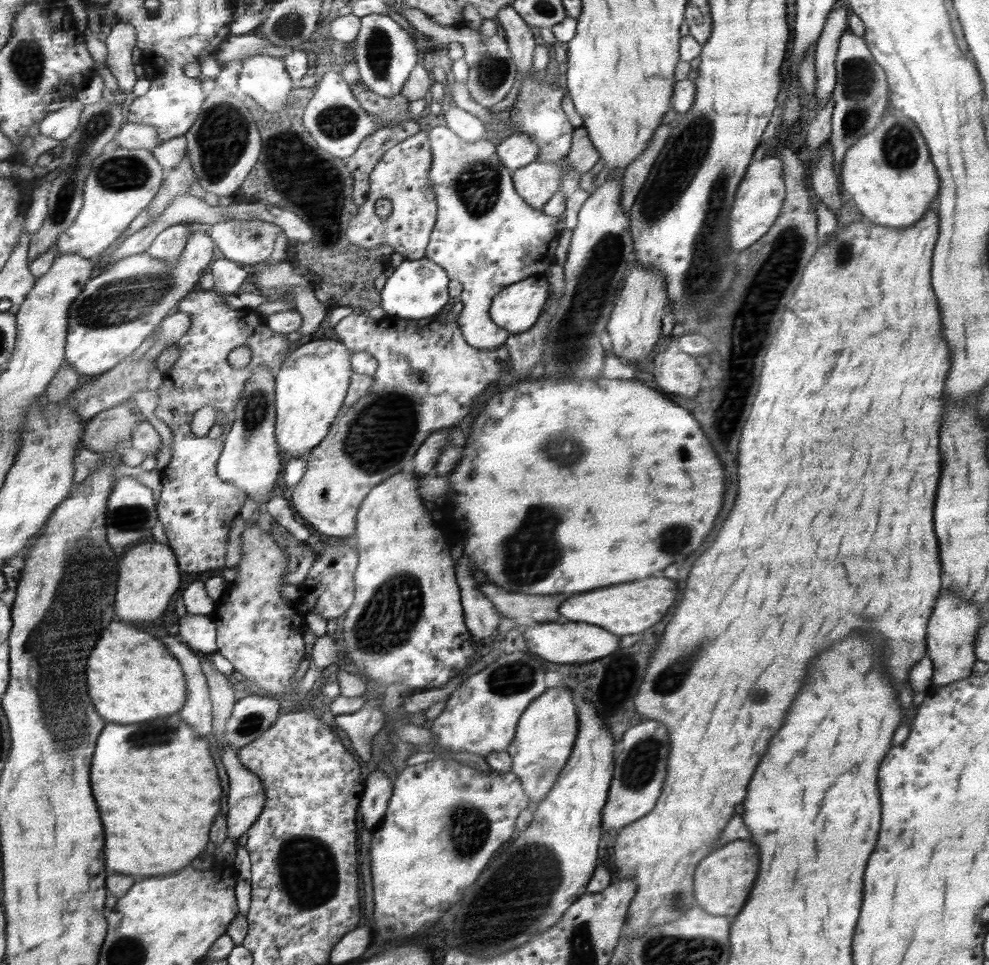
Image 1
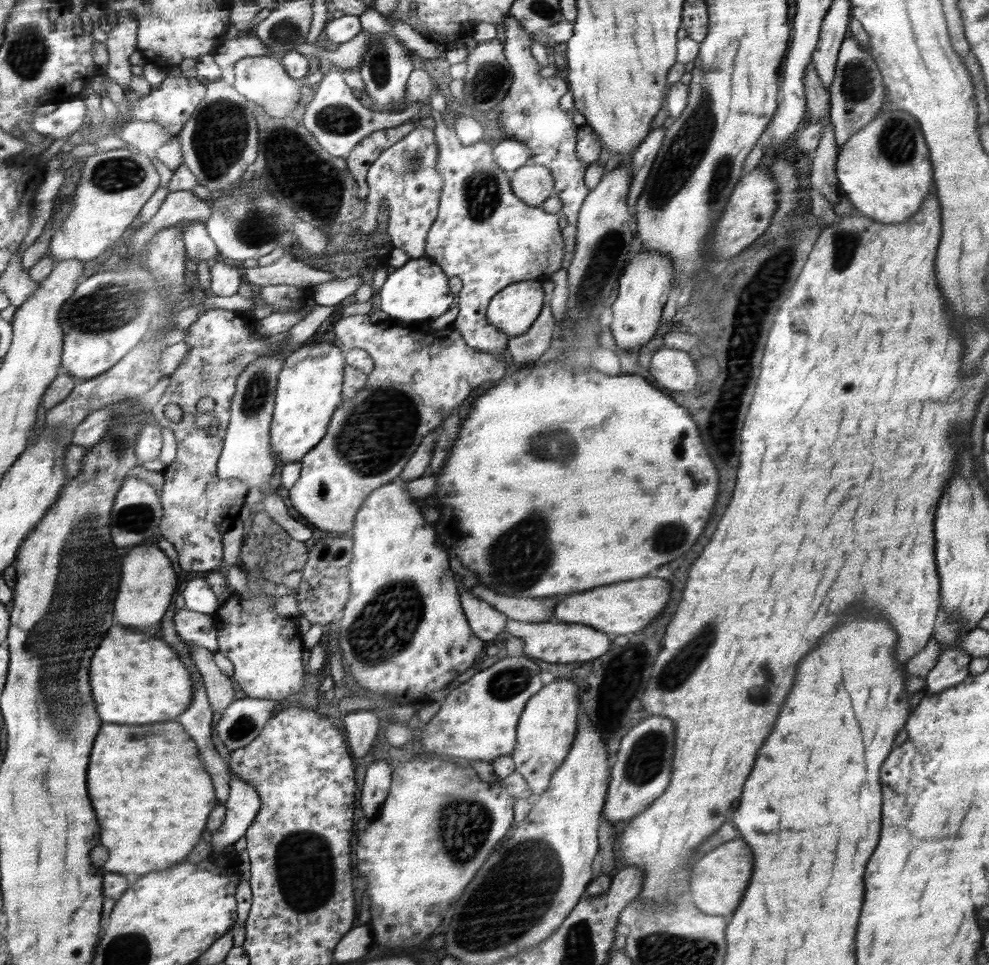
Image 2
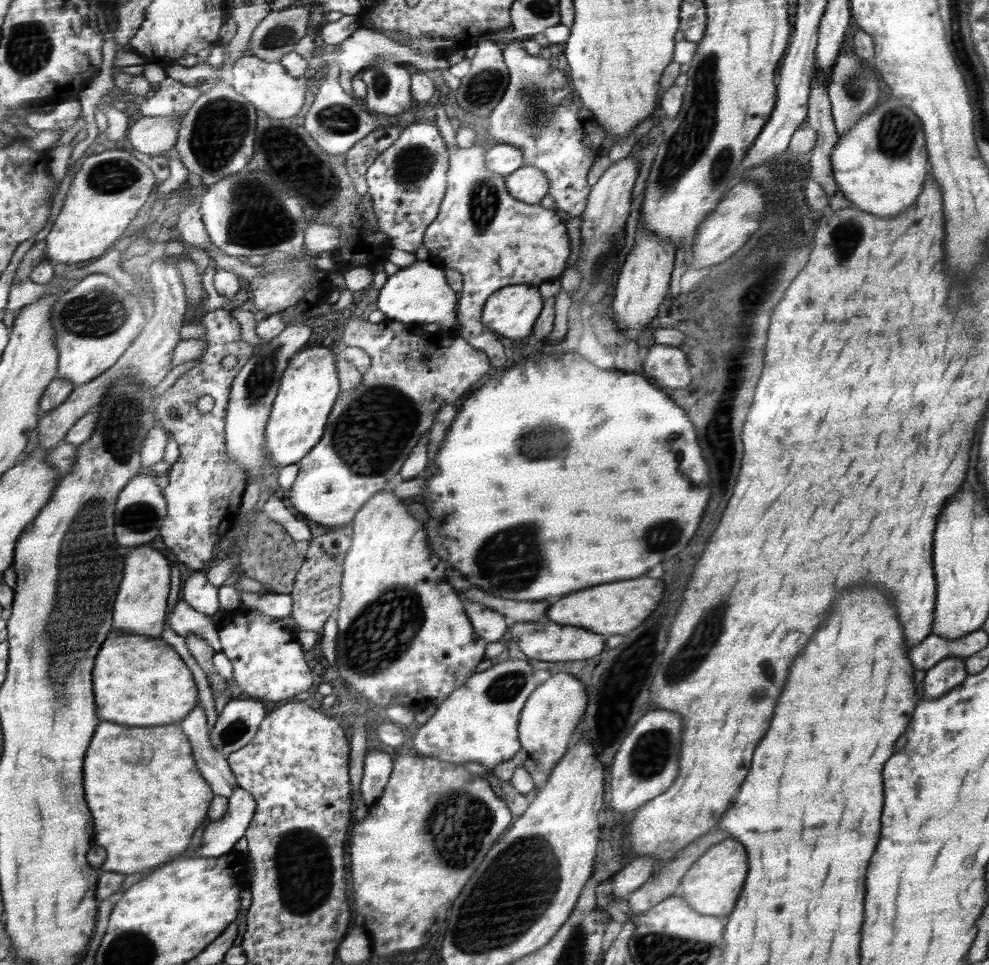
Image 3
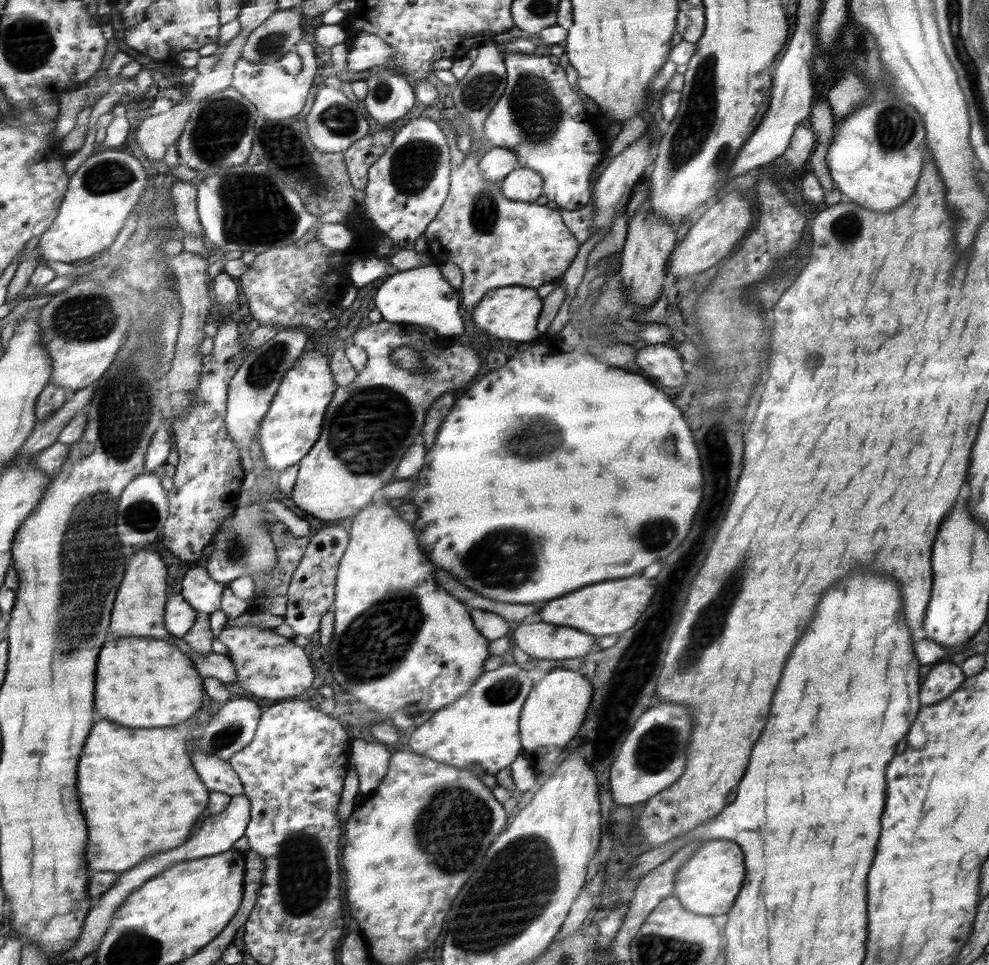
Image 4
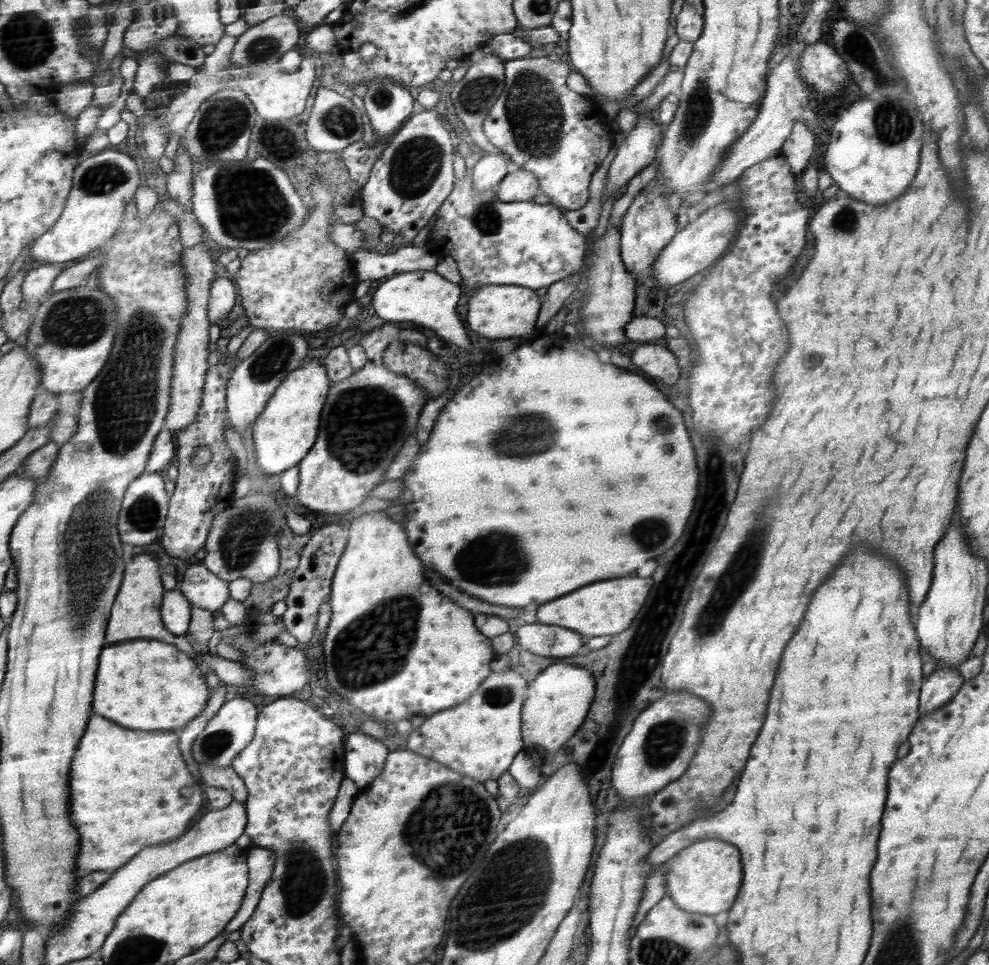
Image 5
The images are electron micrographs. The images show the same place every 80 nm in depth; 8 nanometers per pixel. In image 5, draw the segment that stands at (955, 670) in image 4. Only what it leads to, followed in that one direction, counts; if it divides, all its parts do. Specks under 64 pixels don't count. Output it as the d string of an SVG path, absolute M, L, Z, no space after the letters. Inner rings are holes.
M944 667L931 673L922 687L922 714L928 715L953 700L960 687L964 686L964 677L956 667Z

